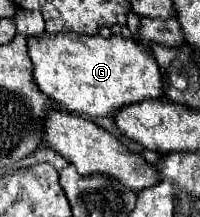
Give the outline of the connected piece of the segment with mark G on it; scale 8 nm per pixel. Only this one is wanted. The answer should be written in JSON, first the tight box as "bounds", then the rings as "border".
{"bounds":[28,32,162,116],"border":[[[44,32],[42,36],[28,36],[28,54],[40,92],[70,114],[112,116],[122,106],[162,96],[162,78],[152,52],[130,38]]]}

